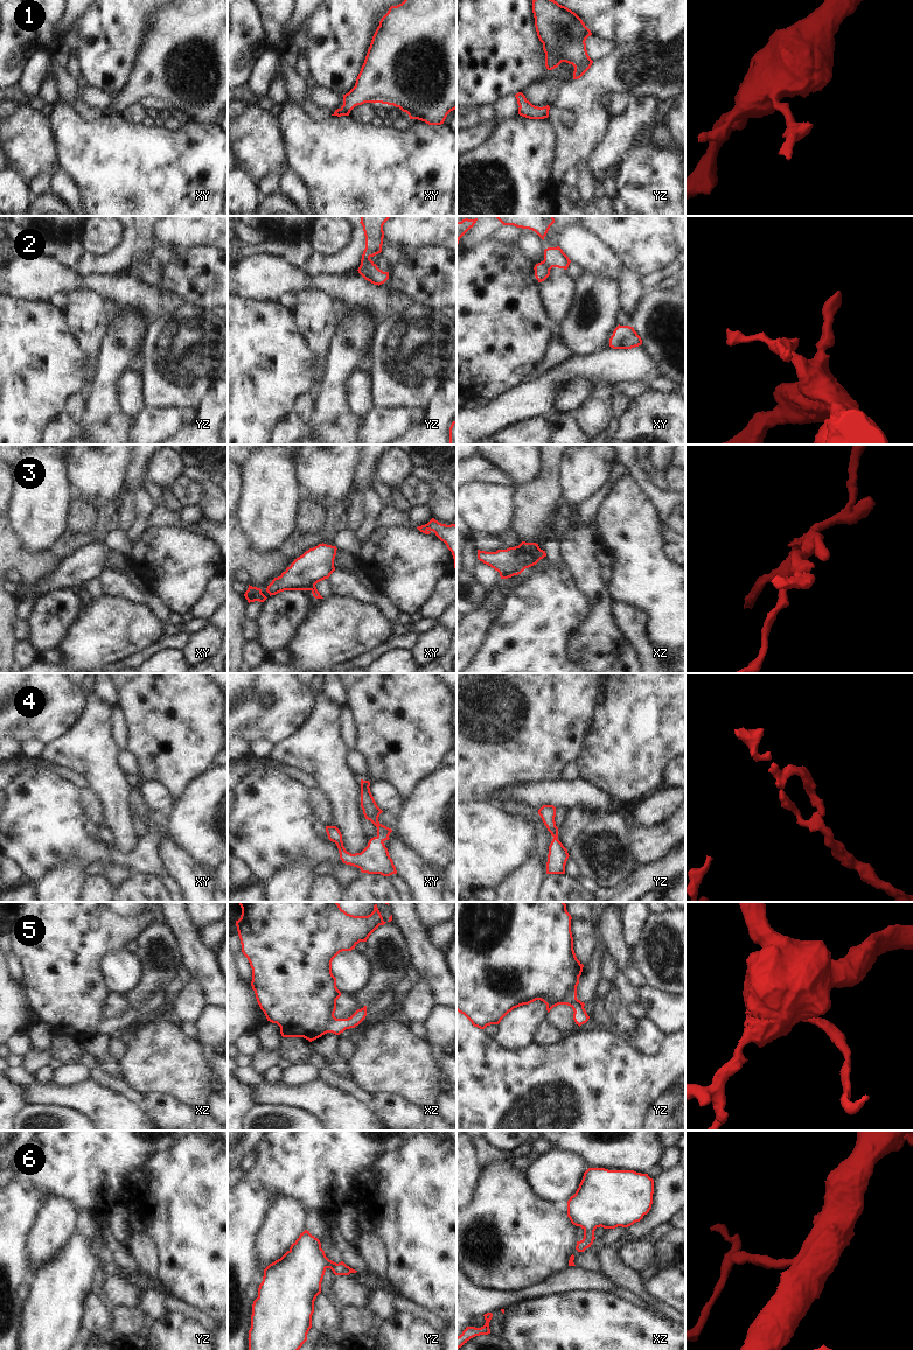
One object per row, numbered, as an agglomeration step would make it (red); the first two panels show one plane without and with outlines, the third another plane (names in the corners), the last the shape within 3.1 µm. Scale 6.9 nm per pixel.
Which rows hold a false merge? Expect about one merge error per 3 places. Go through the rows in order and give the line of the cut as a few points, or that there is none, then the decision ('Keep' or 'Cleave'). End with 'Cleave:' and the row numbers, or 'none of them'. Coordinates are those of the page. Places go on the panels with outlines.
1: No split. Keep
2: Split along yz (373, 261), (363, 261), (361, 264). Cleave
3: Split along xz (542, 551), (543, 557). Cleave
4: No split. Keep
5: No split. Keep
6: No split. Keep
Cleave: 2, 3.

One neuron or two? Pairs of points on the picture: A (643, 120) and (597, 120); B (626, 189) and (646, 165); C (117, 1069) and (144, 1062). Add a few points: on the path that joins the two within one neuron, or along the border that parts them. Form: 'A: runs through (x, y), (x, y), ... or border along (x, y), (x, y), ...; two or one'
A: border along (611, 117), (607, 131), (597, 145); two
B: runs through (632, 183), (645, 170); one
C: border along (119, 1062), (124, 1077); two

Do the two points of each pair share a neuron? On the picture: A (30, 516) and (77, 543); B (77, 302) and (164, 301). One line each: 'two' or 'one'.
A: two
B: two

